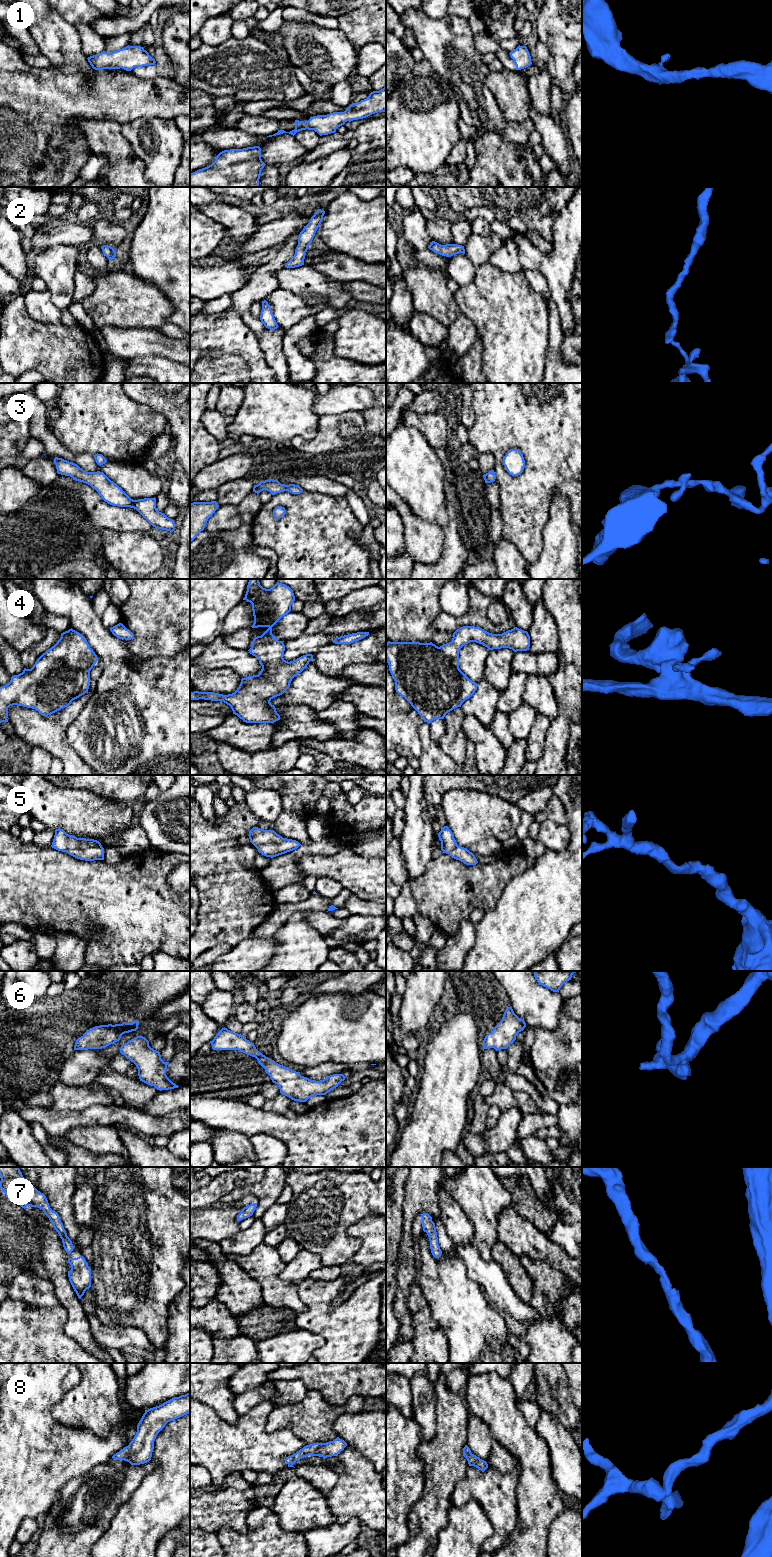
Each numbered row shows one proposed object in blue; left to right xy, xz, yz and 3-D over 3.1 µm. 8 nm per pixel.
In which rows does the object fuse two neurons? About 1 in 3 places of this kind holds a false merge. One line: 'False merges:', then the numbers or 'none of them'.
False merges: none of them

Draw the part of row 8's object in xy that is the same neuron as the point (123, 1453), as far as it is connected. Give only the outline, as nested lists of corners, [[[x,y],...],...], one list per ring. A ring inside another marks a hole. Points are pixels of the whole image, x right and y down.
[[[190,1393],[174,1397],[146,1410],[137,1425],[137,1432],[132,1441],[112,1458],[127,1461],[131,1465],[149,1462],[158,1433],[168,1422],[187,1414],[190,1414]]]

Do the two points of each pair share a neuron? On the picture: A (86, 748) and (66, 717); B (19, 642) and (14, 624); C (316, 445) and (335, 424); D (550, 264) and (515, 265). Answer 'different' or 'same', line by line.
A: different
B: same
C: same
D: different

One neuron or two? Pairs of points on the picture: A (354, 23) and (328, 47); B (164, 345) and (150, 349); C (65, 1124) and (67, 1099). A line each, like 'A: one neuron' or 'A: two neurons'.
A: two neurons
B: one neuron
C: two neurons

